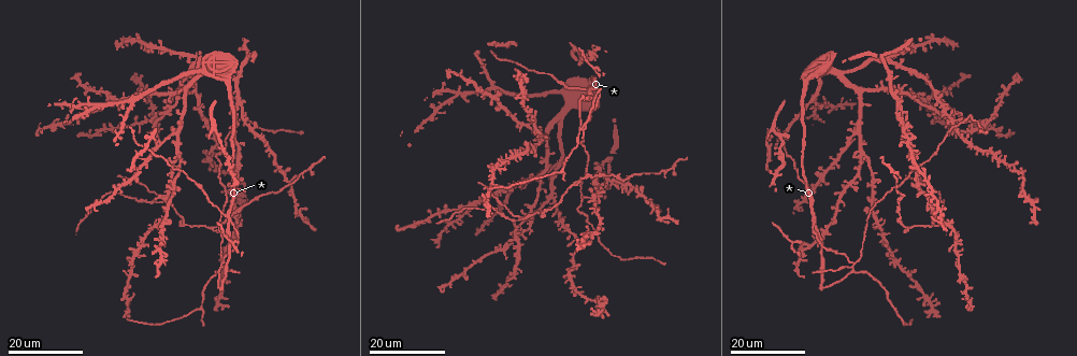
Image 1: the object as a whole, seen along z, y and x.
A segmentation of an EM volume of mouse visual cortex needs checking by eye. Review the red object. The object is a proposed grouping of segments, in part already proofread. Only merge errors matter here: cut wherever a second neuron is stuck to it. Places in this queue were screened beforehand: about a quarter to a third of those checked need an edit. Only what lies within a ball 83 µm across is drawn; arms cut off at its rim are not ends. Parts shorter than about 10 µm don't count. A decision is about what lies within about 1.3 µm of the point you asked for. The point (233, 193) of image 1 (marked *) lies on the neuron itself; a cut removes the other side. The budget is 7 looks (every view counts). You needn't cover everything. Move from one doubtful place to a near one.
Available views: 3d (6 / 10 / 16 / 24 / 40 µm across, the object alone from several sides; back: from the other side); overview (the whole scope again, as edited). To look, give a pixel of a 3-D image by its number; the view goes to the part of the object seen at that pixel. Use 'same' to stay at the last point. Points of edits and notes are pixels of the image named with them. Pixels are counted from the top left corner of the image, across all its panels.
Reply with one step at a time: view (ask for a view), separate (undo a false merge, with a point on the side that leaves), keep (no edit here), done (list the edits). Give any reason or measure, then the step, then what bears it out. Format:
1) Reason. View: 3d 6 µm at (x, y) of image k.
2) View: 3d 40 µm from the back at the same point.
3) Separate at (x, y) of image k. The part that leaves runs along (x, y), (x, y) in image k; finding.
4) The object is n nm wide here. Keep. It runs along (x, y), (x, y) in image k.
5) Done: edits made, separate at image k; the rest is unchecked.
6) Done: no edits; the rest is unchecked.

View: 3d 16 µm at (224, 216) of image 1.

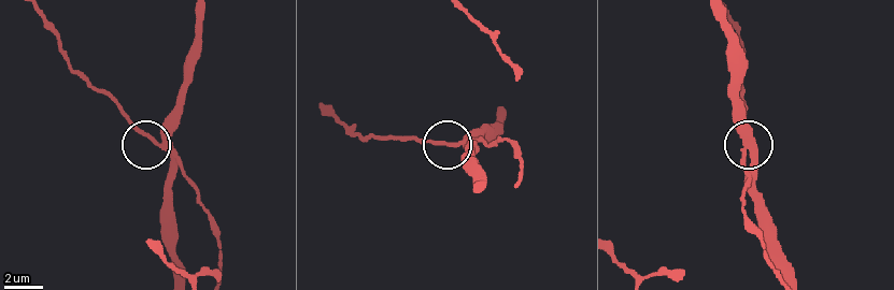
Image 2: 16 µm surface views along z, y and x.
View: 3d 6 µm at (454, 144) of image 2.

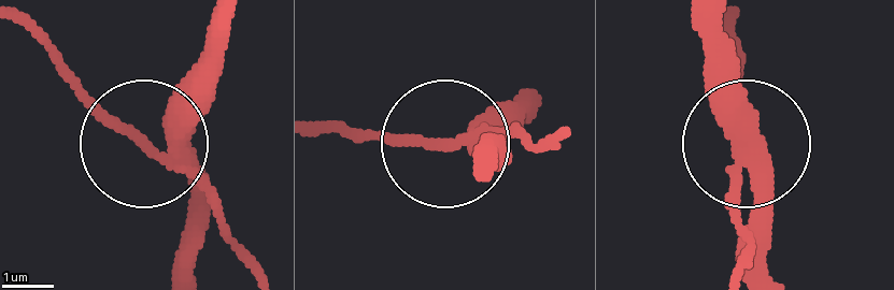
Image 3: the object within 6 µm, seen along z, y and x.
The side arm is 47 µm long. Keep. It runs along (232, 18), (211, 70), (142, 139), (23, 23) in image 3; one neuron here.

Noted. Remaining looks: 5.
Four arms meet. View: 3d 16 µm at (853, 266) of image 1.

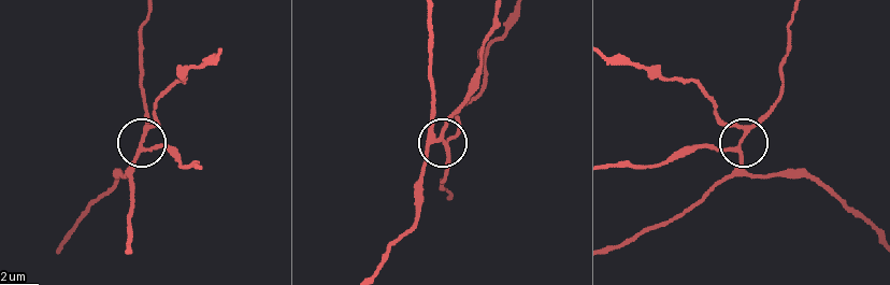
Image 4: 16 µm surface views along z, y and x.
View: 3d 6 µm at (744, 135) of image 4.

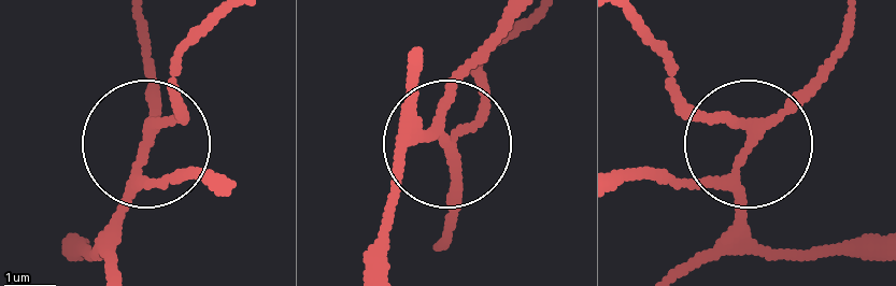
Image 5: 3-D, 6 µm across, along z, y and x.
The side arm is 45 µm long. Keep. One neuron here.

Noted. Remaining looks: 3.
View: 3d 24 µm at (942, 202) of image 1.

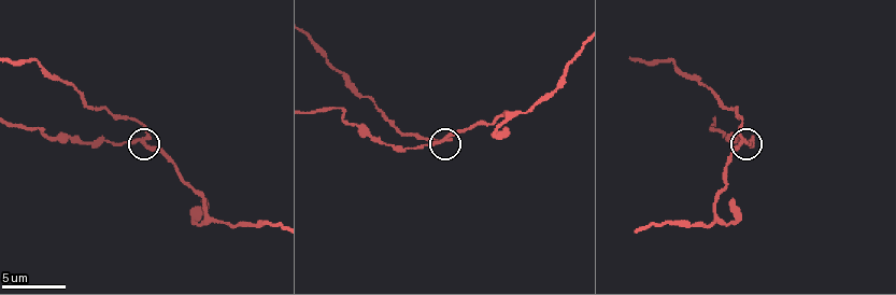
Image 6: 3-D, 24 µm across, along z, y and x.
View: 3d 10 µm at (142, 137) of image 6.

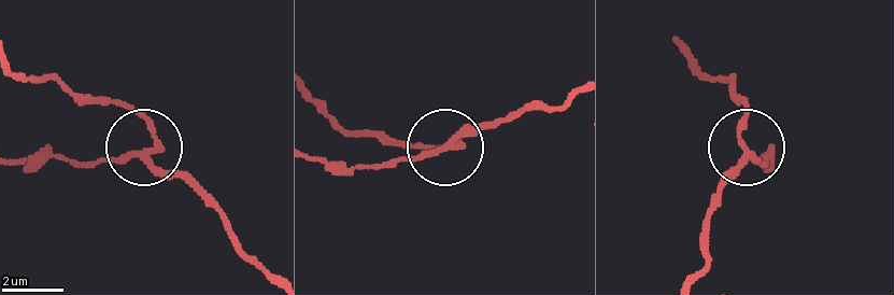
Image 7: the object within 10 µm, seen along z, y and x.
The side arm is 20 µm long. Separate at (132, 109) of image 7. The part that leaves runs along (148, 148), (151, 135), (123, 106), (91, 103), (15, 72) in image 7; two neurons meet here.

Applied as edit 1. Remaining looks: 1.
Thin neck. View: 3d 10 µm at (335, 108) of image 6.

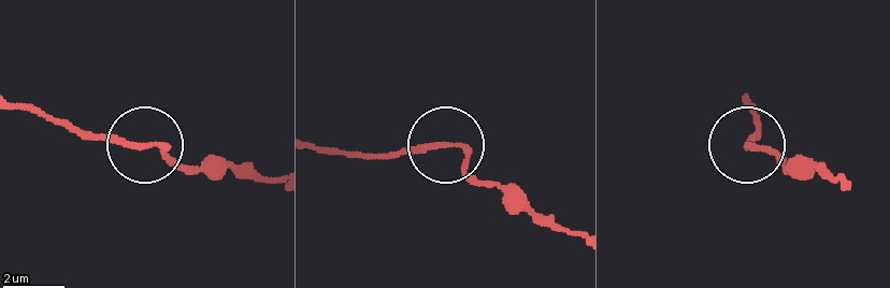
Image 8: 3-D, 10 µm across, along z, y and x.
Keep. It runs along (577, 235), (507, 204), (454, 145), (424, 143), (379, 158) in image 8; all the same neuron.

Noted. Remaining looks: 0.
Done: edits made, separate at image 7; the rest is unchecked.

